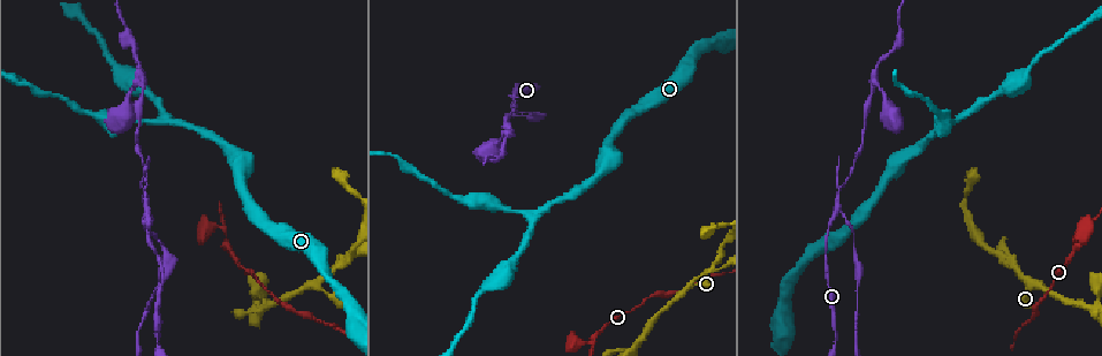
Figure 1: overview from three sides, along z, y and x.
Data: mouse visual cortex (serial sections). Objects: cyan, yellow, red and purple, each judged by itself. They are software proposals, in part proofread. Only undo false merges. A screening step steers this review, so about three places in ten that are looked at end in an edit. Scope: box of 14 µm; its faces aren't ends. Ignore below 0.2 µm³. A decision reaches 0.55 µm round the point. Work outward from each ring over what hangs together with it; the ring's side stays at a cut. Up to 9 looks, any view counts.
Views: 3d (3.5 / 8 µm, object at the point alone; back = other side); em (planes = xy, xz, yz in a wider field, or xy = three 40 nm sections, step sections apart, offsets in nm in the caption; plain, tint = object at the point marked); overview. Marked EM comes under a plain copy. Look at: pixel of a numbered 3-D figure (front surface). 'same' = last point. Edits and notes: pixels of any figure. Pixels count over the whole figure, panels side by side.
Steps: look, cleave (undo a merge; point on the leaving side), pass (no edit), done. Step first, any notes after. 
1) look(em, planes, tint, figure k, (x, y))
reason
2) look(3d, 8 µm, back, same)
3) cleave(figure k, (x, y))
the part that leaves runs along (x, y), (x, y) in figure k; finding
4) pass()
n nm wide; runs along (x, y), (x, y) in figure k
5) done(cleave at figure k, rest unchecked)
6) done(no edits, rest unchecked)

look(3d, 3.5 µm, figure 1, (535, 211))
three-way junction

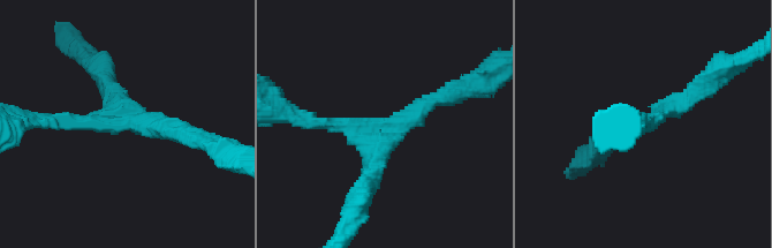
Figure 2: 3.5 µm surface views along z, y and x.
look(em, xy, step 1, tint, figure 2, (384, 130))
3 arms; arms of 200, 250, 250 nm

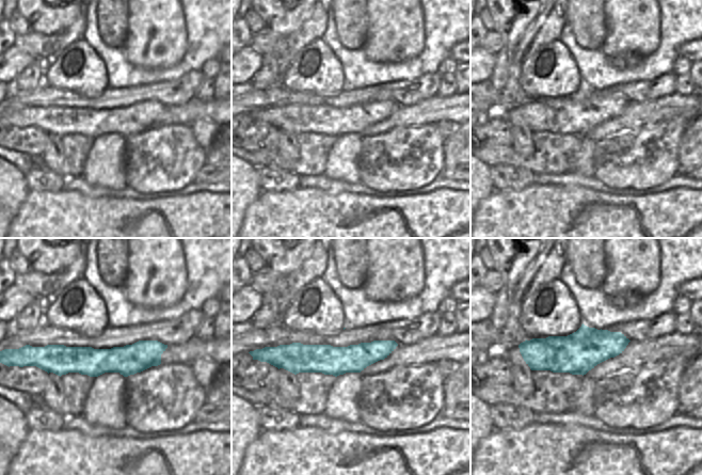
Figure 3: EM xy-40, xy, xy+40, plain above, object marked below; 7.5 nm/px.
pass()
220 nm wide; runs along (447, 96), (380, 134), (363, 190) in figure 2; continuous, no second cell

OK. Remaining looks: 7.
look(3d, 3.5 µm, figure 1, (146, 210))
two arms in line, one across

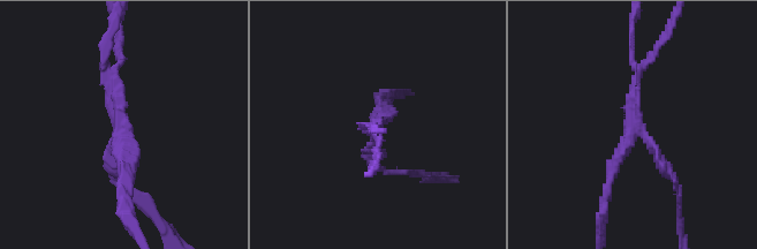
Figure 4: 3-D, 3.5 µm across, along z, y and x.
look(em, xy, step 1, tint, figure 4, (122, 136))
3 arms; arms of 100, 150, 150 nm; need the tissue

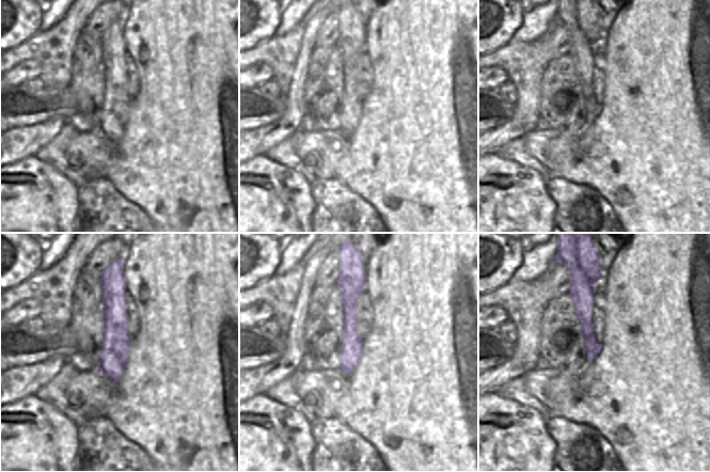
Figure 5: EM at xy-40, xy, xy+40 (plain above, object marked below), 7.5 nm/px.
cleave(figure 4, (666, 165))
the part that leaves runs along (642, 134), (678, 187), (680, 226) in figure 4; two cells meet here

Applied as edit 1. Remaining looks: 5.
look(overview)

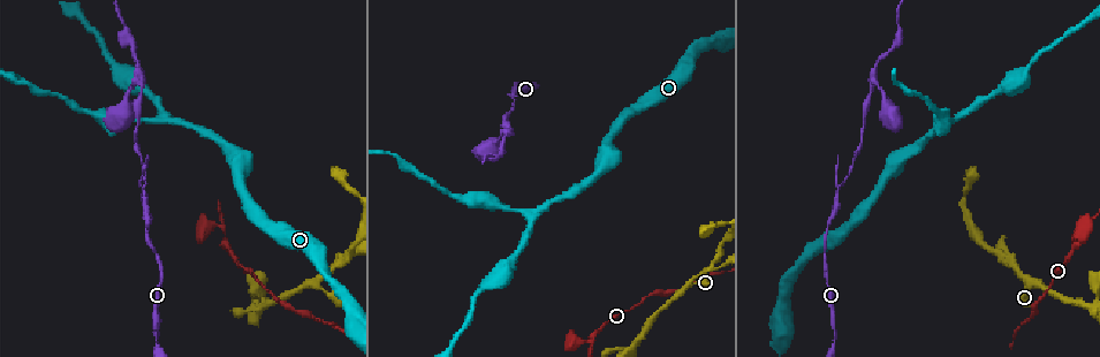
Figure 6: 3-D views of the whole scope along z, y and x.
look(3d, 3.5 µm, figure 6, (872, 86))
three arms meet

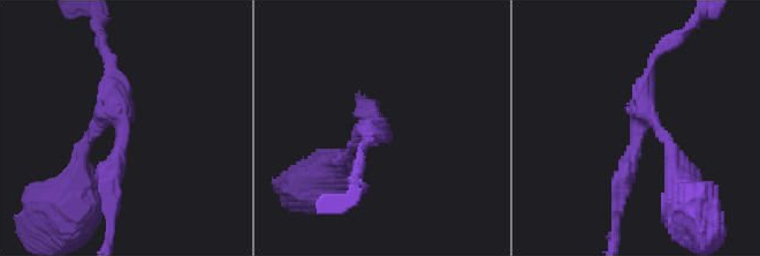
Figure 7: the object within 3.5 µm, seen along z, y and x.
look(em, xy, step 3, tint, figure 7, (635, 131))
3 arms; arms of 150, 200, 250 nm; shape alone is not enough

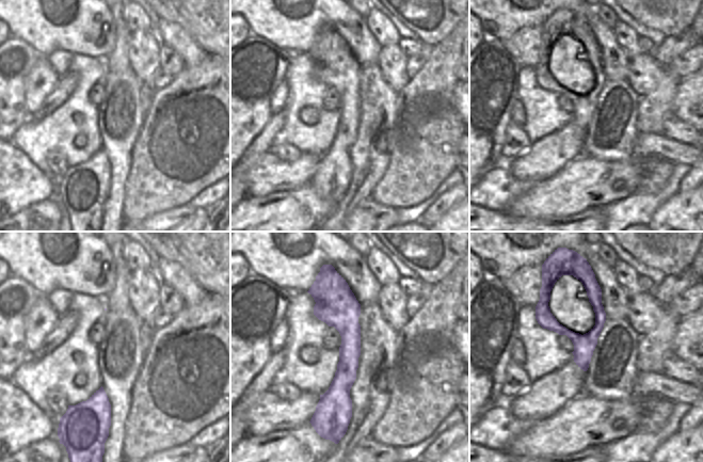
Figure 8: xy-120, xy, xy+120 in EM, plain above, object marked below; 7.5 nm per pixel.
pass()
200 nm wide; runs along (341, 281), (348, 325), (346, 421) in figure 8; all the same cell

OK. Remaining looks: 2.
look(3d, 3.5 µm, figure 6, (713, 268))
two arms in line, one across

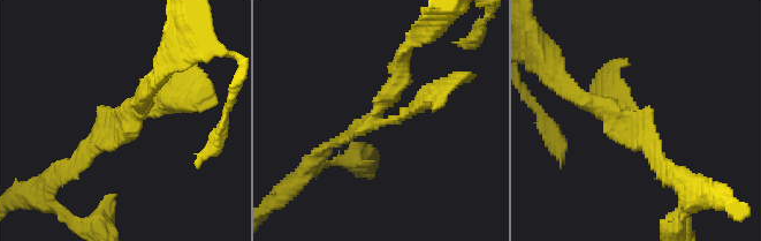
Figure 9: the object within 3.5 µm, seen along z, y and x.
look(em, xy, step 1, tint, figure 9, (375, 117))

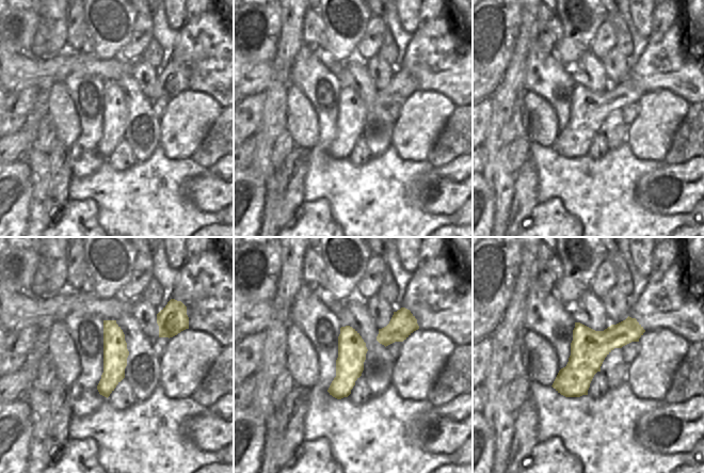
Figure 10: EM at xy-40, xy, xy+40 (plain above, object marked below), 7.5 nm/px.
pass()
3 arms; runs along (322, 152), (379, 113), (401, 58) in figure 9; one cell here

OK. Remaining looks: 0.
done(cleave at figure 4, rest unchecked)

